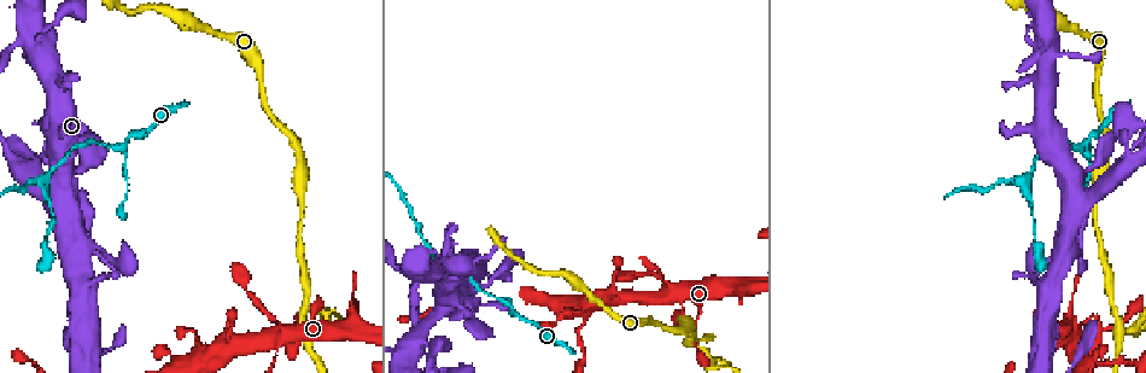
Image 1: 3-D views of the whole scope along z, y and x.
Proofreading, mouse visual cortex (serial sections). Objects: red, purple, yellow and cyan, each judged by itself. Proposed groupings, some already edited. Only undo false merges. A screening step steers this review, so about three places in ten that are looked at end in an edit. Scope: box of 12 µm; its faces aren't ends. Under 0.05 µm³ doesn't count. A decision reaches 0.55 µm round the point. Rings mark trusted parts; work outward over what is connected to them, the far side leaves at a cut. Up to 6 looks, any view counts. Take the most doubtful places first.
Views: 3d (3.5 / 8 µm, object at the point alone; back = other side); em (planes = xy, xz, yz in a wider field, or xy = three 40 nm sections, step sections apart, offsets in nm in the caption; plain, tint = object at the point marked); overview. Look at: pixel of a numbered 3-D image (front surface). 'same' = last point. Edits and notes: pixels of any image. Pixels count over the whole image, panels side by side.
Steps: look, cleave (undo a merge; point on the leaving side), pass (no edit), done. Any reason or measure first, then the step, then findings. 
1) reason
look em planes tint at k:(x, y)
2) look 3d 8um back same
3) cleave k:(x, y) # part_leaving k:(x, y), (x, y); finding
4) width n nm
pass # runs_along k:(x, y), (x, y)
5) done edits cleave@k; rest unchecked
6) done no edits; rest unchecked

side arm on a straight run
look 3d 3.5um at 1:(1119, 332)

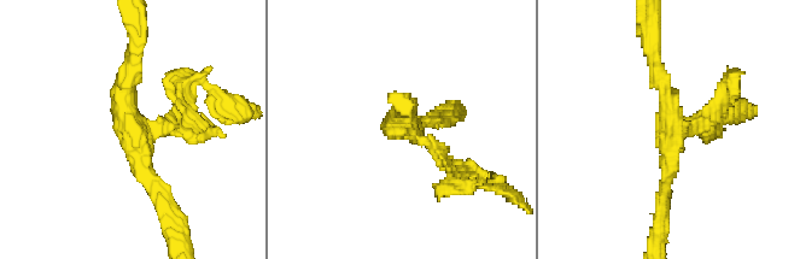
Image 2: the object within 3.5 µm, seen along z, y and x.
arms 3; arm_widths 150, 200, 200 nm; need the tissue
look em xy step 3 tint at 2:(404, 130)

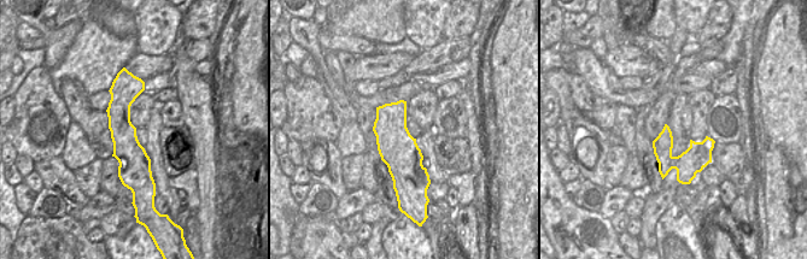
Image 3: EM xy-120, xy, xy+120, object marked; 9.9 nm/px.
look em xy step 1 tint same

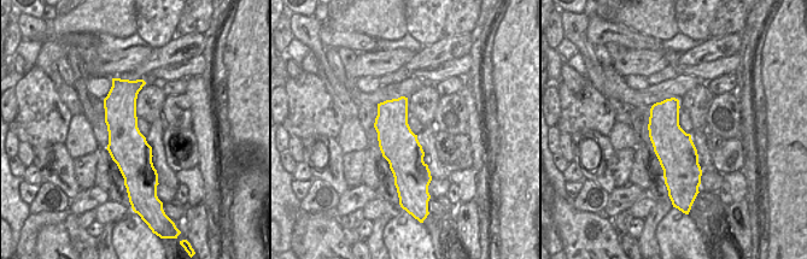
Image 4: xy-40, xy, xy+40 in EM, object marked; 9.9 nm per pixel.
cleave 2:(191, 119) # part_leaving 2:(162, 127), (188, 78), (221, 98); two cells meet here

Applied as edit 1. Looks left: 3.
see it whole again
look overview

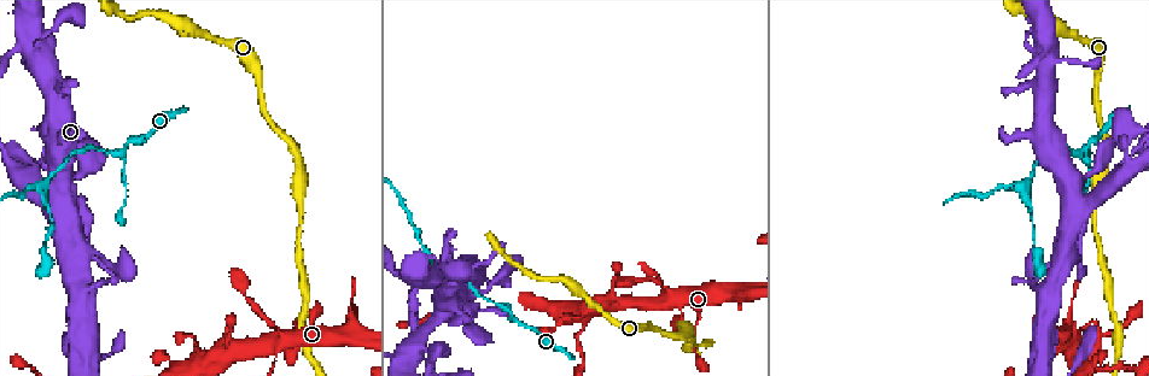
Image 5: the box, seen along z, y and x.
a narrow waist
look 3d 3.5um at 5:(27, 44)

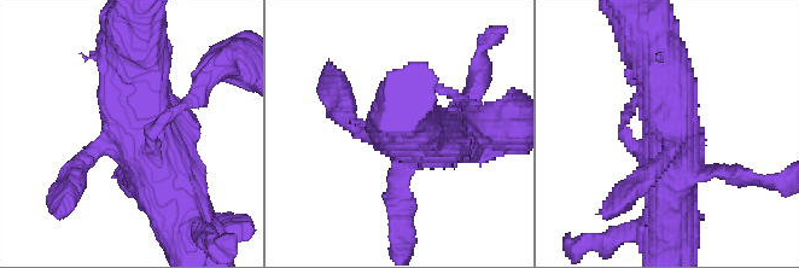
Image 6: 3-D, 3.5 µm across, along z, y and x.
look em planes tint at 6:(132, 135)

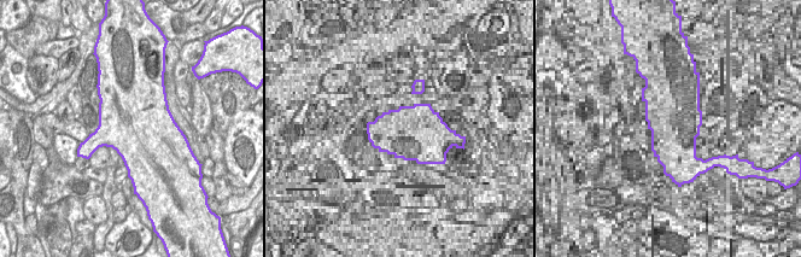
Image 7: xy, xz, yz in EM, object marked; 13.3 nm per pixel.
pass # runs_along 6:(190, 222), (161, 178), (138, 74); all the same cell

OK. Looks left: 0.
done edits cleave@2; rest unchecked

